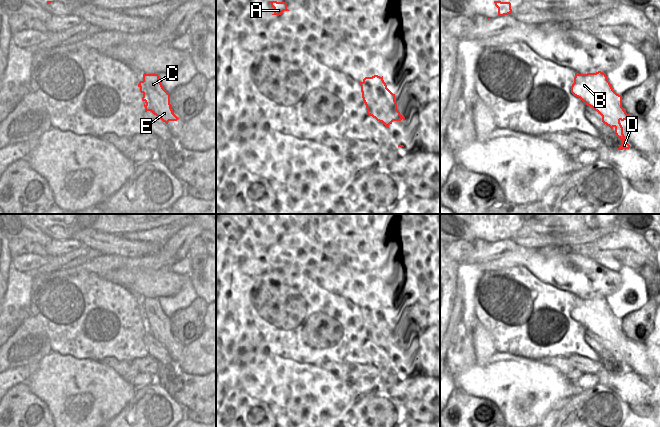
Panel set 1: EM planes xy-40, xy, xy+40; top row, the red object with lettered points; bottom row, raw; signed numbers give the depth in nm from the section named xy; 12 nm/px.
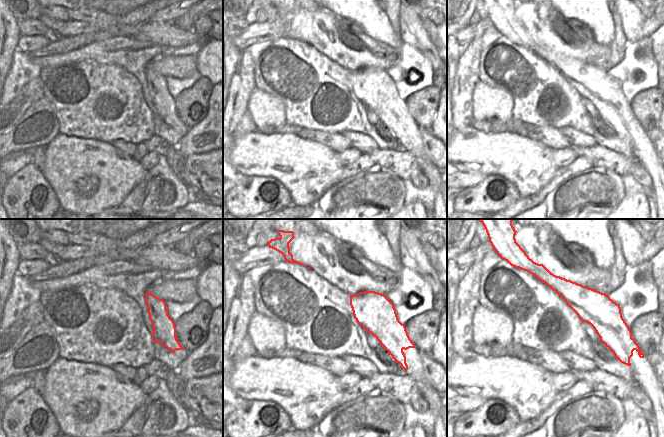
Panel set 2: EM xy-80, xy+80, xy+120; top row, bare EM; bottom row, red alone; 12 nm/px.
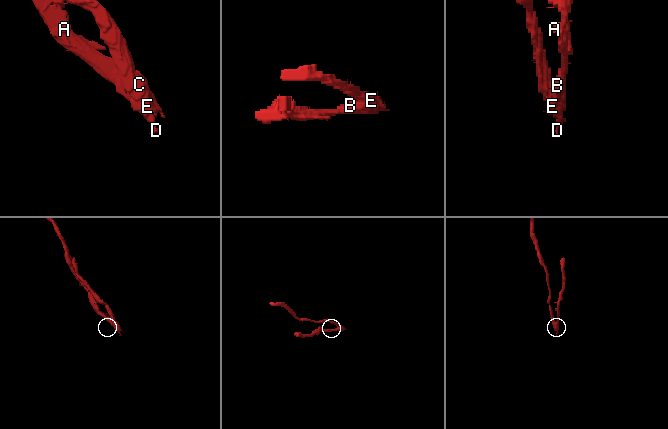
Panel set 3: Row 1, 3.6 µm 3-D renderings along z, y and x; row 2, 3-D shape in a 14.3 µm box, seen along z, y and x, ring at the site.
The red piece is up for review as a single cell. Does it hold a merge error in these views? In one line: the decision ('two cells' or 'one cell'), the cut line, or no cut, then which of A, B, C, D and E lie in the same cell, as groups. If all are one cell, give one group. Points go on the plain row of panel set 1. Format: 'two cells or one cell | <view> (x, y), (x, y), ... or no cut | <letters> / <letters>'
two cells | xy+40 (608, 321), (614, 328), (616, 334), (615, 341), (619, 345) | A B D / C E

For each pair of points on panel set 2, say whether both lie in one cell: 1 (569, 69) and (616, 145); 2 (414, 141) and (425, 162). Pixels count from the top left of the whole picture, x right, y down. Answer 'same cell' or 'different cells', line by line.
1: different cells
2: same cell

